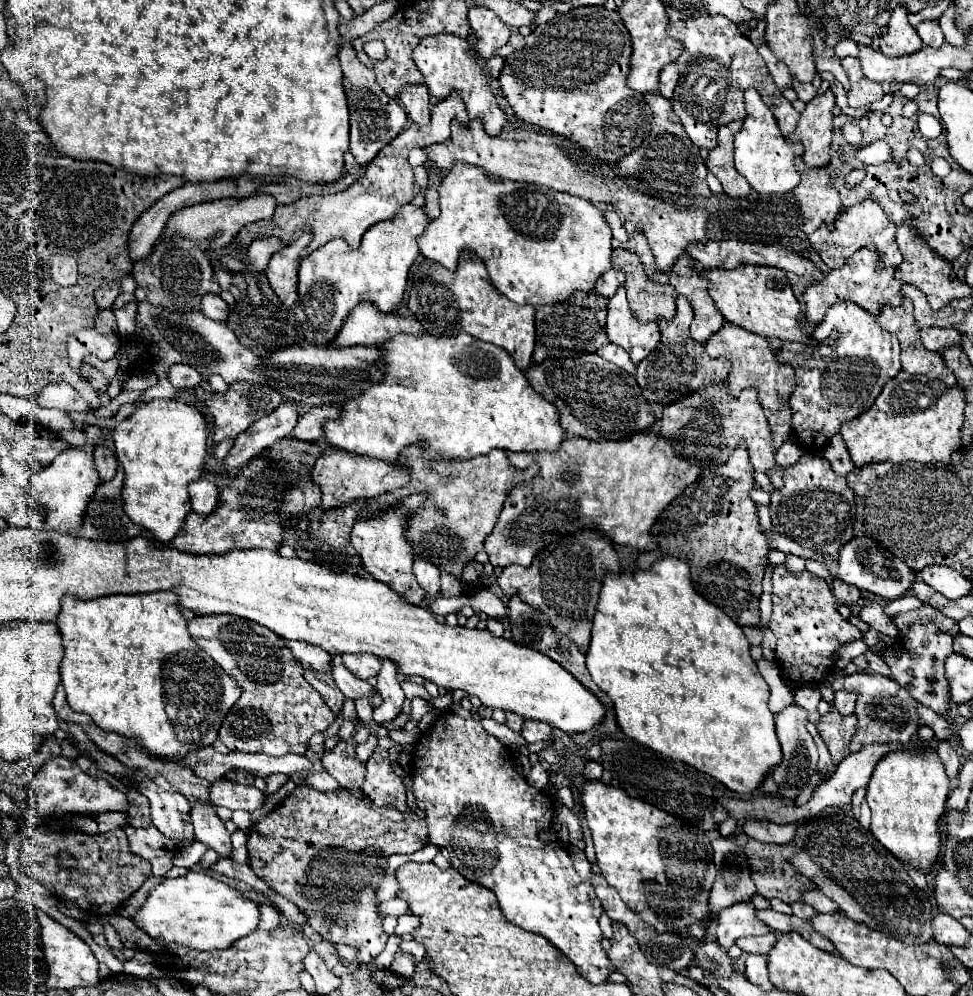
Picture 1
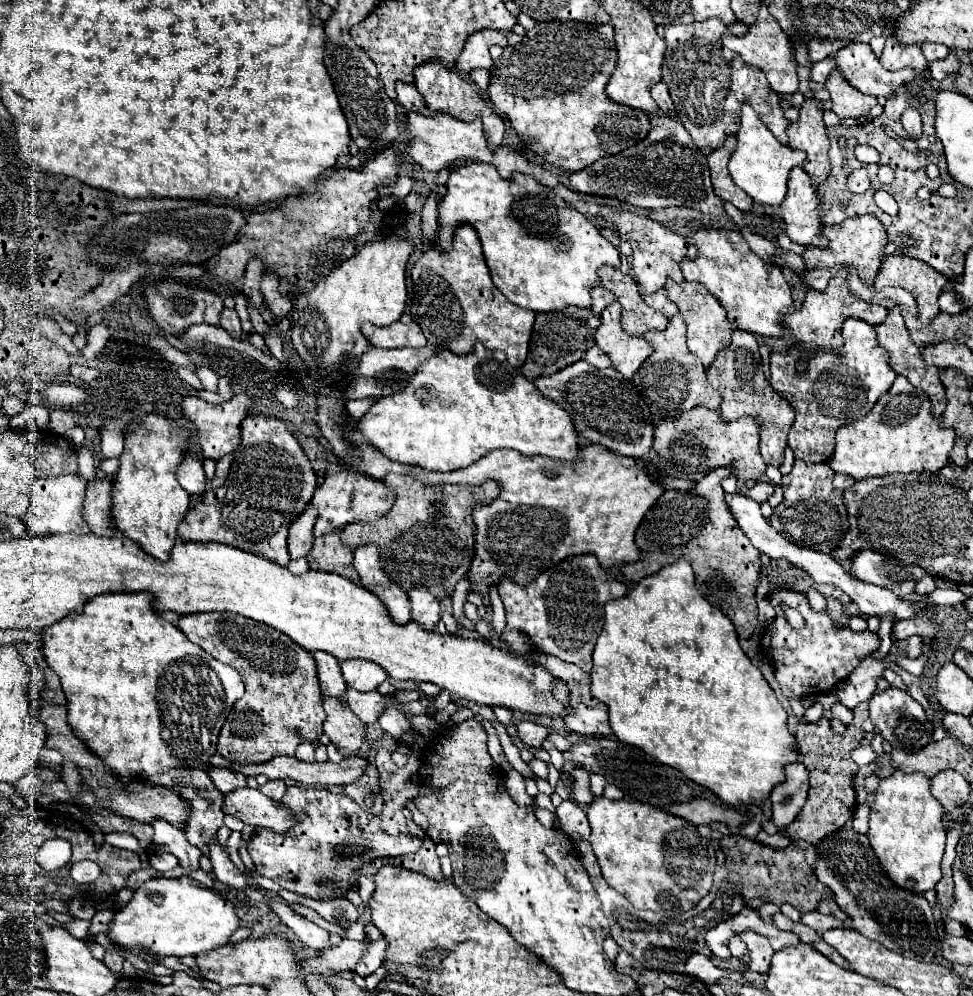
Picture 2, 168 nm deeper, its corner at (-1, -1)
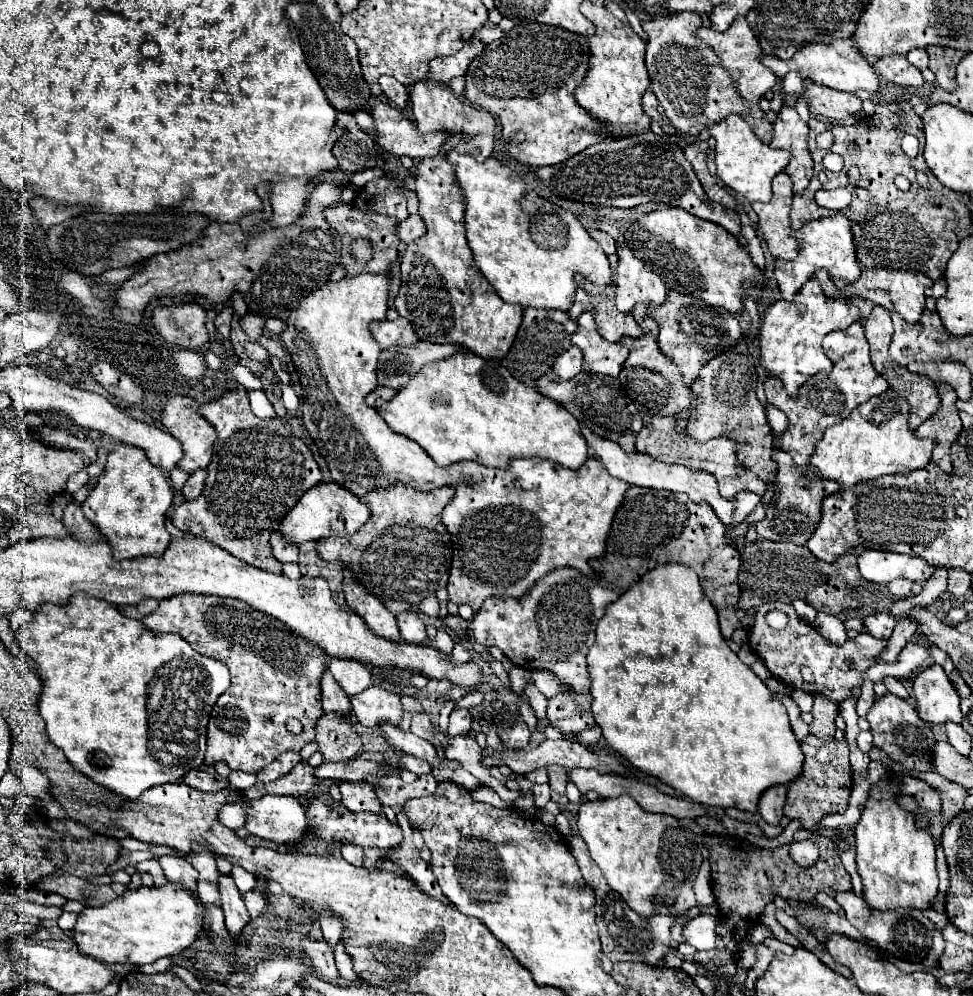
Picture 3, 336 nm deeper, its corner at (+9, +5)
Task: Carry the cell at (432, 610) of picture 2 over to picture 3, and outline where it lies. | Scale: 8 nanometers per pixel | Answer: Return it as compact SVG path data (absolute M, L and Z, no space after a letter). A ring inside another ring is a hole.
M410 608L398 614L398 626L400 626L400 636L402 640L410 644L424 644L426 642L426 626L420 620L420 612Z

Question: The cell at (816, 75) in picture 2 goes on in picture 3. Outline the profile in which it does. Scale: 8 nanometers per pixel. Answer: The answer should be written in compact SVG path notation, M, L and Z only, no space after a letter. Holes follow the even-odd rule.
M788 72L784 78L782 78L782 92L784 94L796 94L800 96L804 92L804 78L800 72Z

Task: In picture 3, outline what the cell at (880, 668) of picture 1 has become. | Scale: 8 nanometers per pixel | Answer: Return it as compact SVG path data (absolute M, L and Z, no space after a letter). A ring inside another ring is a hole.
M886 676L882 682L886 684L888 692L892 692L892 694L896 694L896 696L900 696L900 698L910 698L910 696L908 696L908 690L906 690L904 684L902 684L902 680L898 680L898 678L894 678L894 676Z

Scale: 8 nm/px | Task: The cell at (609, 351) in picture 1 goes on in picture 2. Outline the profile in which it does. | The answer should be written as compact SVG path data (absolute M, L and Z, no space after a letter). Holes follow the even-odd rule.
M590 348L590 350L584 354L584 360L586 360L588 364L592 364L594 368L608 368L608 366L610 366L608 356L604 356L604 352L600 352L600 348Z

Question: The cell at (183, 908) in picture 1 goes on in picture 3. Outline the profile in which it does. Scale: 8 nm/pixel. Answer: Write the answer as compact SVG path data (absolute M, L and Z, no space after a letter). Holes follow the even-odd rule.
M172 882L164 886L140 886L126 890L122 896L98 908L84 908L74 926L78 950L100 962L130 962L150 964L162 956L176 956L190 948L204 932L206 906L186 888L174 888Z

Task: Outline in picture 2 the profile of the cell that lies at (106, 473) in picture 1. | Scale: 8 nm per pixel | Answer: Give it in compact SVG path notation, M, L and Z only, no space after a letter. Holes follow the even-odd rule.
M96 478L88 482L86 500L82 506L82 516L90 530L98 536L112 536L112 520L110 520L110 488L112 482L106 478Z

